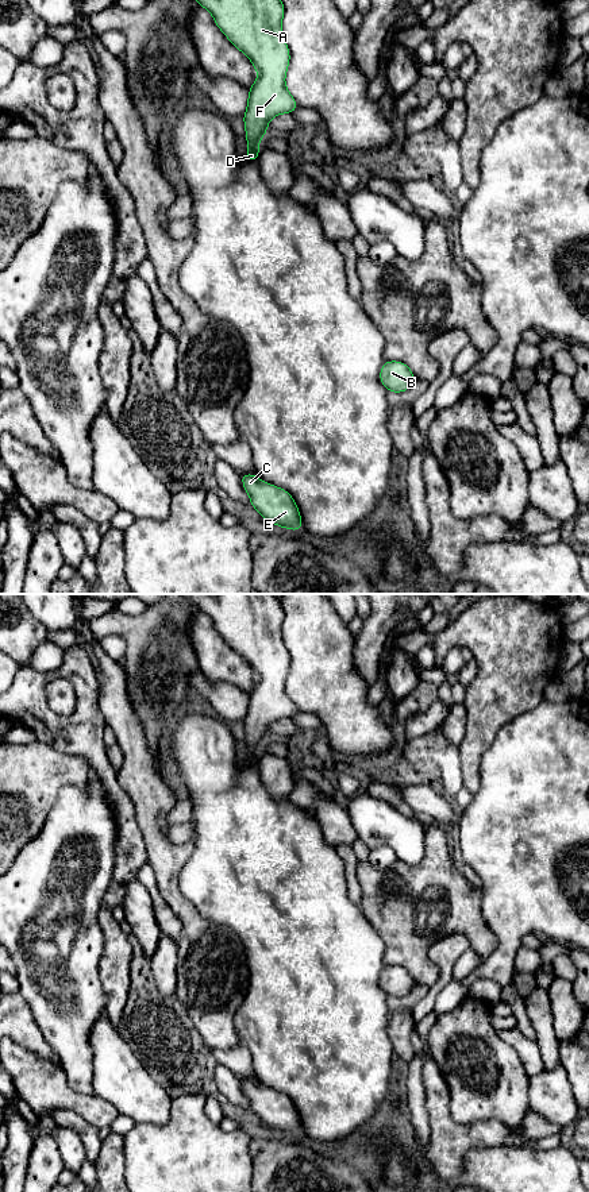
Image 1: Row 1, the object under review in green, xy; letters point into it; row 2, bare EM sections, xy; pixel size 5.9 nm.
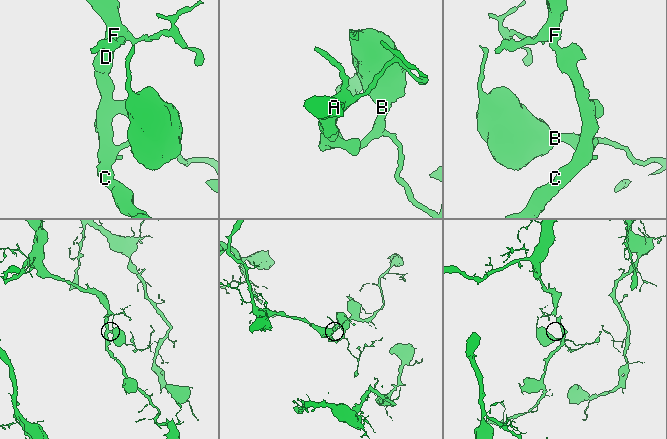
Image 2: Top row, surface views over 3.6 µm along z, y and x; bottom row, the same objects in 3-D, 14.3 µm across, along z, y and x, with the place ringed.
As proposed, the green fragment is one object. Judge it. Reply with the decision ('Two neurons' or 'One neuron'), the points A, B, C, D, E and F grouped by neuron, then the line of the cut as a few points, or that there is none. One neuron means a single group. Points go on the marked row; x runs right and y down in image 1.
One neuron. Groups: A B C D E F. No split

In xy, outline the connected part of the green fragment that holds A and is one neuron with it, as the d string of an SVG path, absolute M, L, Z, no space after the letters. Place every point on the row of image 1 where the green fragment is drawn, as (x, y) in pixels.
M197 0L197 3L212 15L219 30L251 61L253 67L259 73L249 90L247 109L242 116L249 147L243 159L258 161L261 151L258 142L267 132L269 121L281 113L292 113L299 108L285 85L290 61L282 32L285 7L281 0Z

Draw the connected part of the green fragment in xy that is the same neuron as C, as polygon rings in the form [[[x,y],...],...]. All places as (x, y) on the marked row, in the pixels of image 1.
[[[240,474],[240,478],[251,506],[266,521],[294,532],[301,529],[301,514],[286,490],[258,479],[255,474]]]

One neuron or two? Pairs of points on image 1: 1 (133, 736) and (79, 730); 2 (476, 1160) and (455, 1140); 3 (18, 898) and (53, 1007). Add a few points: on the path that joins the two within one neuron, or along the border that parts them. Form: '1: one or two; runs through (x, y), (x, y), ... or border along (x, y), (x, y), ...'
1: two; border along (99, 694), (99, 710), (107, 725)
2: two; border along (500, 1145), (473, 1148), (454, 1177)
3: one; runs through (16, 925), (16, 948), (26, 982)

